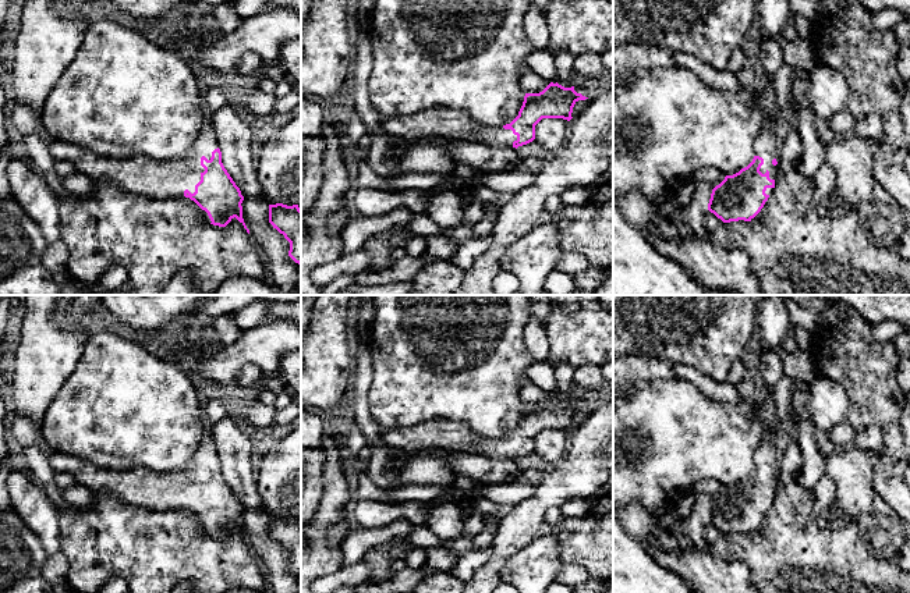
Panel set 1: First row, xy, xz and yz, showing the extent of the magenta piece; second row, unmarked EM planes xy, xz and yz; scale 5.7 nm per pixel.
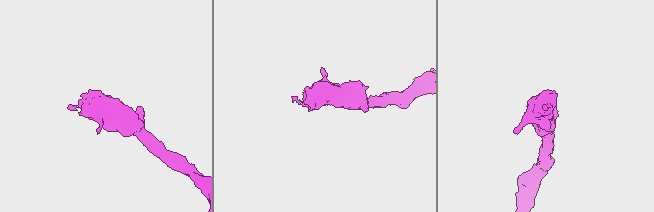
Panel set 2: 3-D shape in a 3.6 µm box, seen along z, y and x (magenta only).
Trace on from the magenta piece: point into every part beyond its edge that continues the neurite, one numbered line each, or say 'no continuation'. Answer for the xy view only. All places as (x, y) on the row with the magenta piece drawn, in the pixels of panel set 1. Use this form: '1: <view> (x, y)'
1: xy (156, 178)

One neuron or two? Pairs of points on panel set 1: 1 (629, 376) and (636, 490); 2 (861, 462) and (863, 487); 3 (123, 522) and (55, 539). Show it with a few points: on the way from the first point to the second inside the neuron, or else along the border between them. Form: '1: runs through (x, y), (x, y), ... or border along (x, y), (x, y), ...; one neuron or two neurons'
1: border along (662, 379), (640, 380), (627, 390); two neurons
2: runs through (861, 468), (861, 482); one neuron
3: border along (59, 512), (60, 550); two neurons

